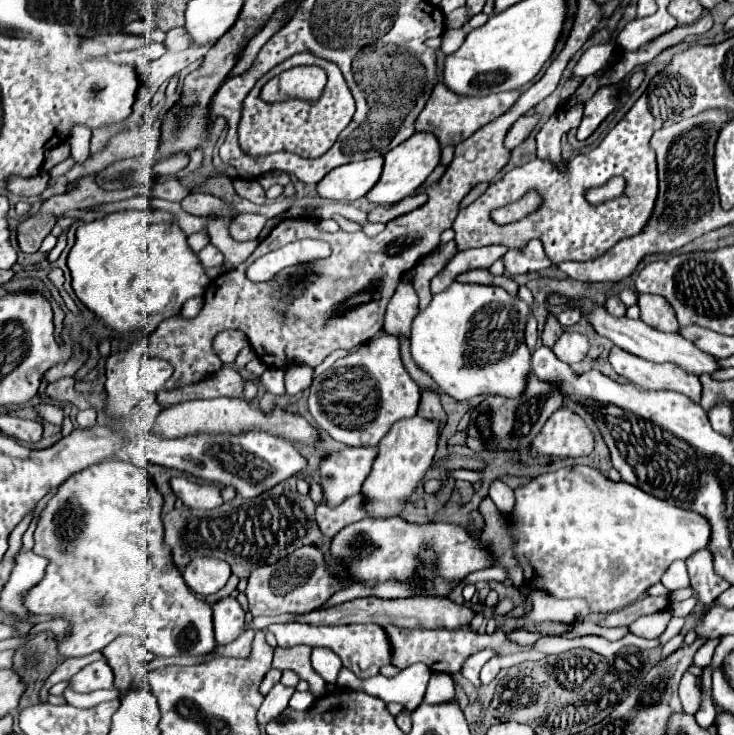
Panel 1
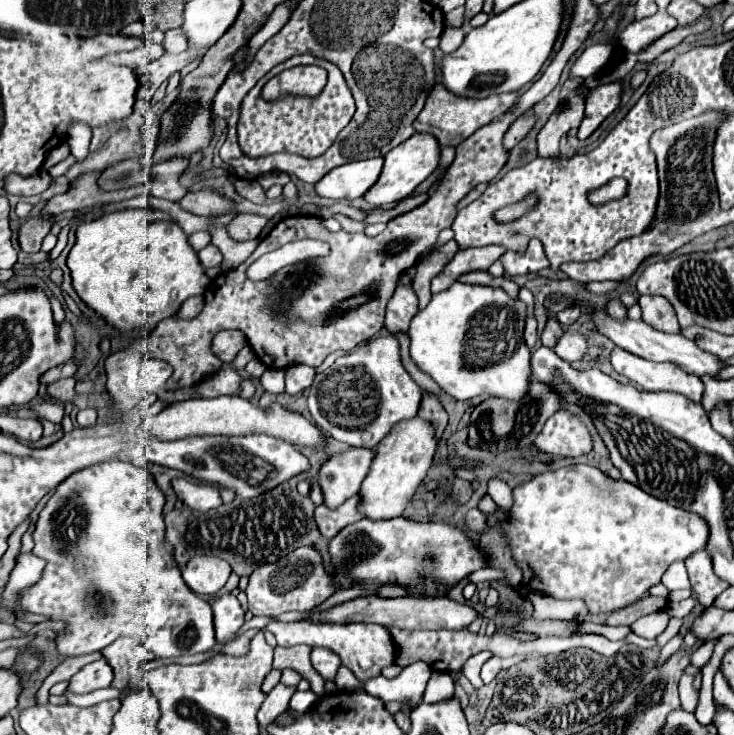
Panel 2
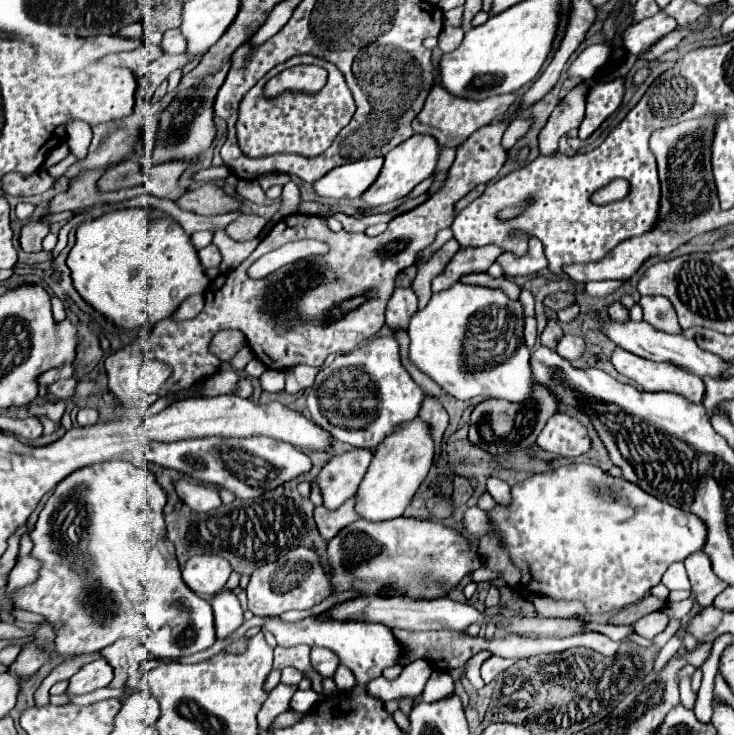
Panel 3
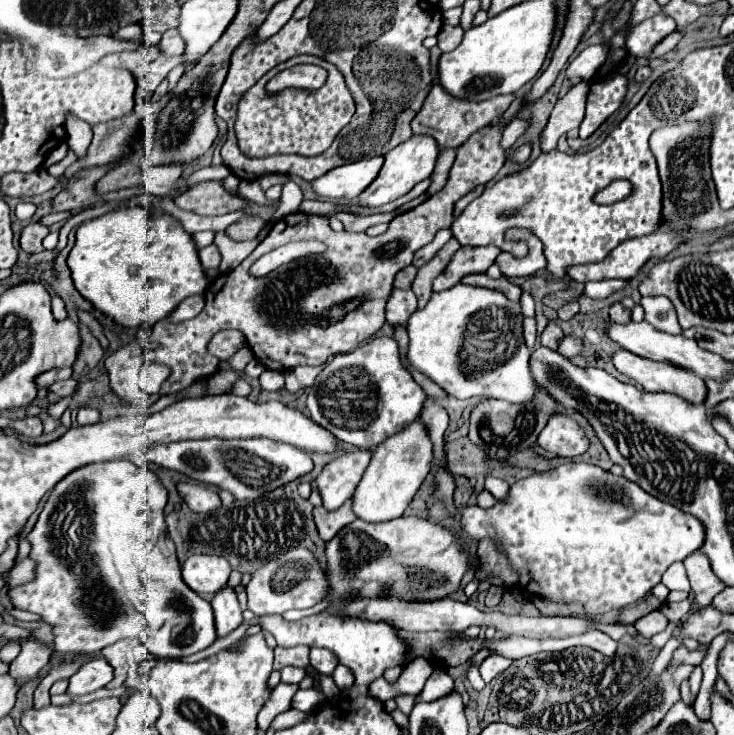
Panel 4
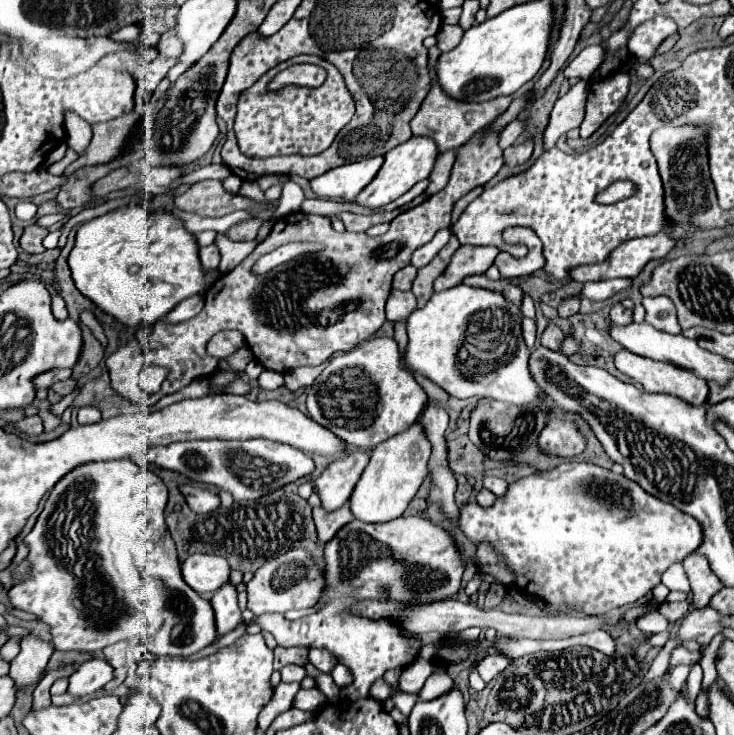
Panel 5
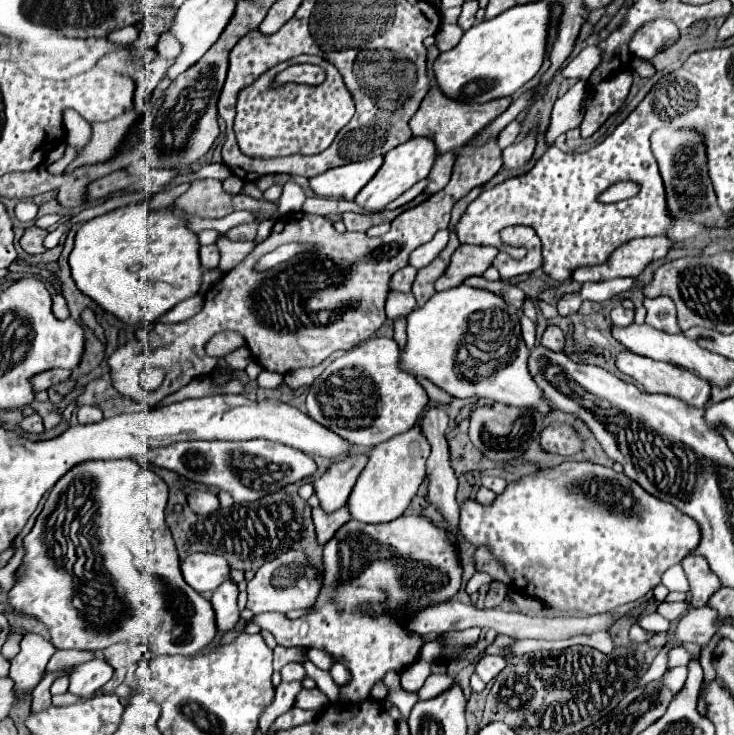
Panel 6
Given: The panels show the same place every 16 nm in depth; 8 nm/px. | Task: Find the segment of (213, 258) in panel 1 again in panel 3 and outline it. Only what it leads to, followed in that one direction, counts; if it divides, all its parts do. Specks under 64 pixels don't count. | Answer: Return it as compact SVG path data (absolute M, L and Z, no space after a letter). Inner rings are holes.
M214 244L202 248L202 250L198 252L198 258L200 258L200 262L202 262L204 268L216 268L216 266L220 266L220 262L222 262L222 254L220 254L220 250L218 250Z

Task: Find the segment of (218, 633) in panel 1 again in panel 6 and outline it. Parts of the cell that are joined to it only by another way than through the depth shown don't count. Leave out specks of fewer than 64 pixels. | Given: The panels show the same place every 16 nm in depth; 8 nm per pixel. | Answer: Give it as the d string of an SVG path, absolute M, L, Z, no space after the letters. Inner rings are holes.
M228 578L220 584L212 596L212 608L216 612L216 628L218 632L230 632L240 622L240 608L236 604L238 586Z

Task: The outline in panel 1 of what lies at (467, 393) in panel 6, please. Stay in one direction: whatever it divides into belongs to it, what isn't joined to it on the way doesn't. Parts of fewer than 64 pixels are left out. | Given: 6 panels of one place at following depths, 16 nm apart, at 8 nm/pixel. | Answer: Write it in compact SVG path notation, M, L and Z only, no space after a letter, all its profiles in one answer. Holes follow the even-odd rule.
M452 282L444 292L436 294L430 302L430 306L426 310L422 310L416 320L412 322L412 336L410 336L410 350L412 350L412 358L414 362L424 370L428 372L434 382L446 392L450 394L452 398L456 400L468 400L468 398L474 398L478 394L500 394L500 396L520 396L520 392L524 390L524 384L526 384L526 374L530 372L530 350L524 342L524 328L526 328L526 320L528 320L528 314L530 314L530 308L524 300L520 300L518 296L512 296L508 294L504 288L498 288L498 286L484 286L484 284L460 284L460 282Z

